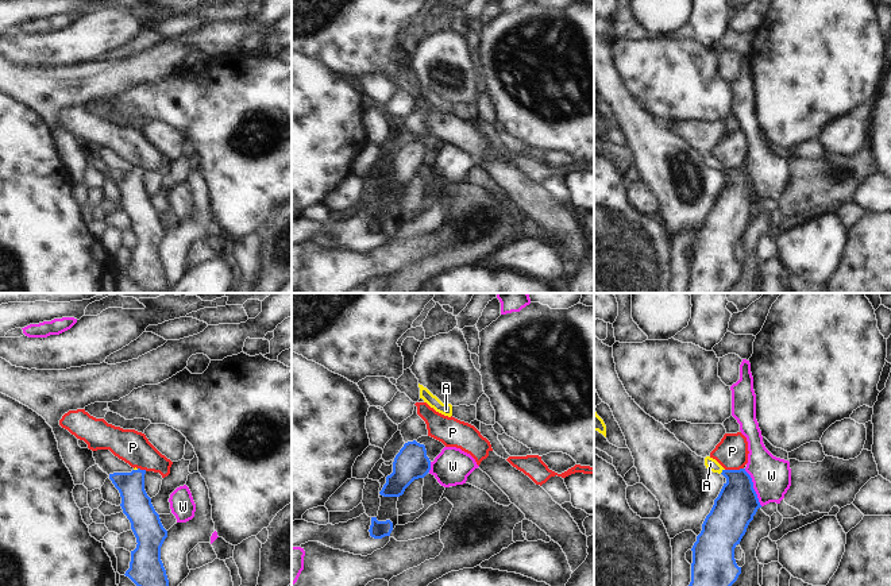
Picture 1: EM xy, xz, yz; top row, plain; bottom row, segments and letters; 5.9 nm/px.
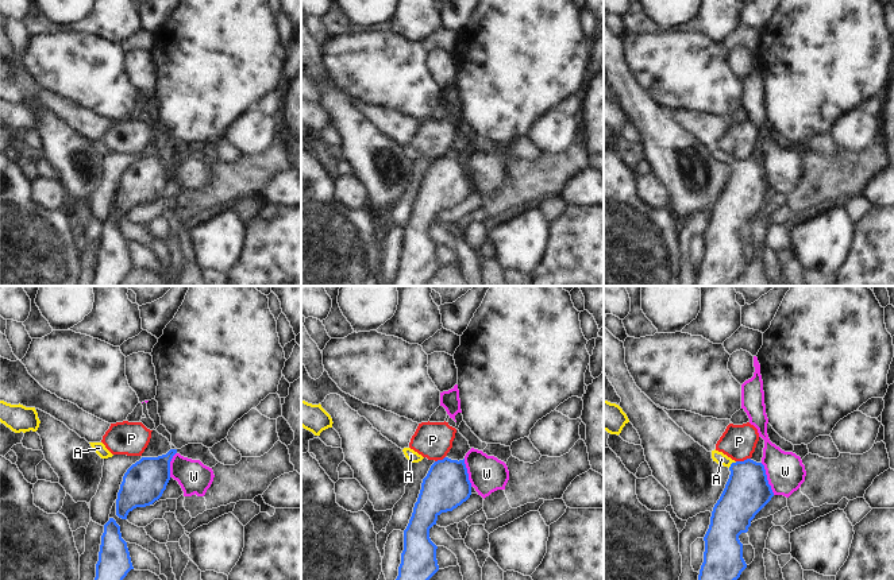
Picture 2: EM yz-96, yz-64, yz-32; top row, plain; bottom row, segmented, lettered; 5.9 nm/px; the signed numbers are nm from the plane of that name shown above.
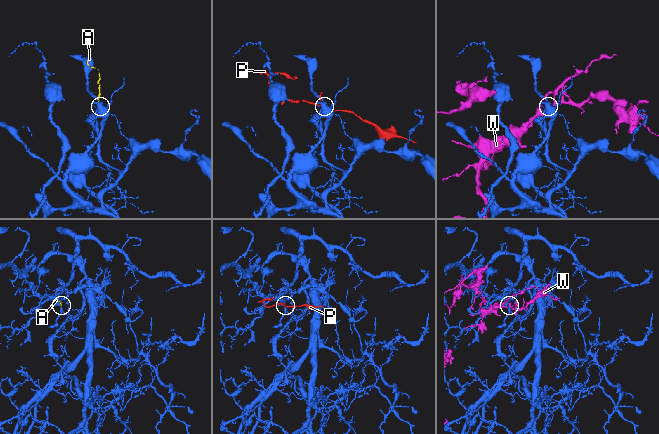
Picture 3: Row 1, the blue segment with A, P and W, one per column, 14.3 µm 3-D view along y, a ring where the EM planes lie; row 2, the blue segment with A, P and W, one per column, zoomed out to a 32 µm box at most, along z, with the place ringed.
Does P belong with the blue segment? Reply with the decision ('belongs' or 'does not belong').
does not belong

